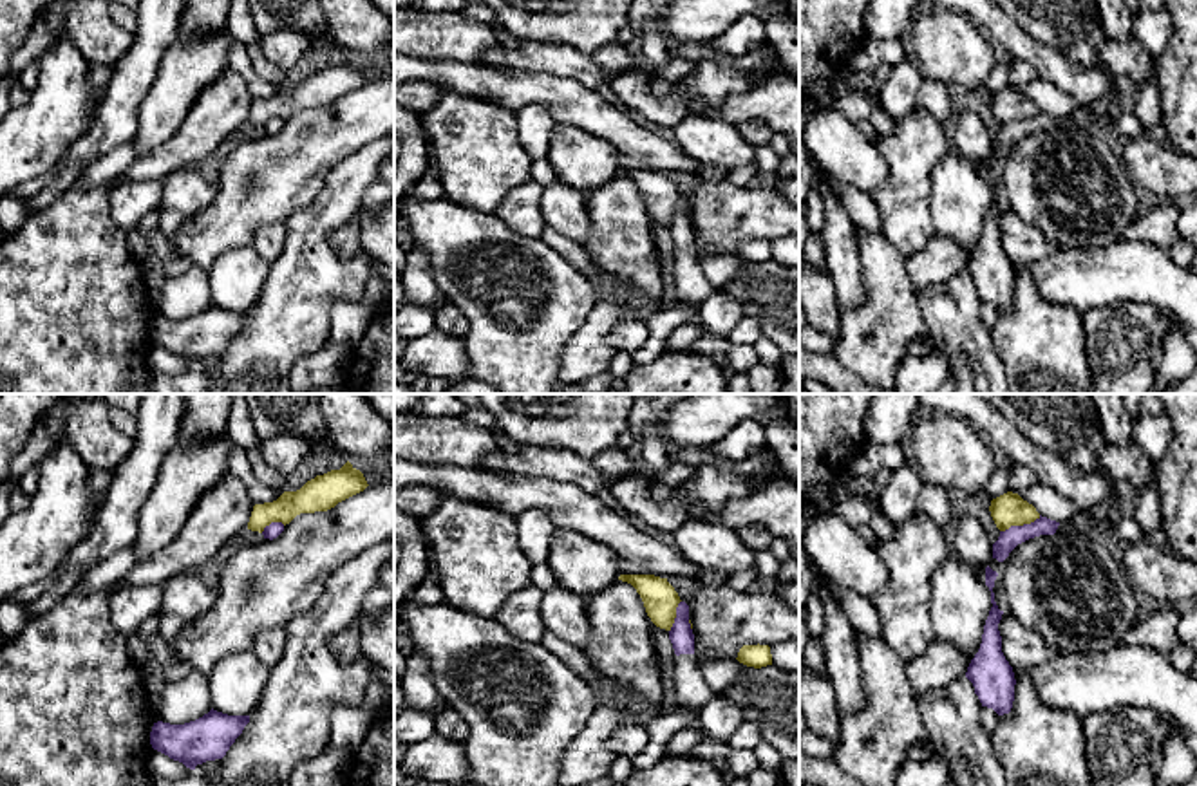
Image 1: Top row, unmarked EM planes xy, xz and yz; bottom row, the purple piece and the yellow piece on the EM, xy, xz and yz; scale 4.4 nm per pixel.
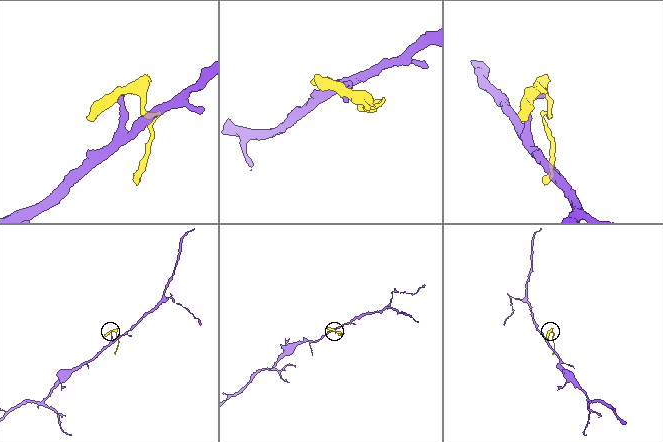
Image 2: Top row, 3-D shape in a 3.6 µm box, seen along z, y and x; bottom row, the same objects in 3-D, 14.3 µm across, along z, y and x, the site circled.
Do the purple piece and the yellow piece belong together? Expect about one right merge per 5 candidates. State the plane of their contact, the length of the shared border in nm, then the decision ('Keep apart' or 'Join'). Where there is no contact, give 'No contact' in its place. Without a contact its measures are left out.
Touches purple in yz. Shared border 200 nm. Keep apart

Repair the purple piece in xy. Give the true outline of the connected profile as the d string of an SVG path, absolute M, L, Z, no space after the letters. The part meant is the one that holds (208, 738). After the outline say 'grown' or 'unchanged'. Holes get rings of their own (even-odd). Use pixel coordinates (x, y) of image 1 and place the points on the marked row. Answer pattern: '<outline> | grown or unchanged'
M212 708L203 717L184 725L154 723L150 744L195 770L197 764L222 759L248 723L250 716L228 716Z | unchanged

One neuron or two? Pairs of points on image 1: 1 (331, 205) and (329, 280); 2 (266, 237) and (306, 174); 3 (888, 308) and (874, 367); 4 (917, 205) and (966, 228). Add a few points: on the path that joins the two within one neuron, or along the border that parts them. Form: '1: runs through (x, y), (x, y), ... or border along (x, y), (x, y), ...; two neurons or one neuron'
1: runs through (319, 223), (319, 262); one neuron
2: border along (282, 221), (261, 224), (250, 244); two neurons
3: runs through (886, 322), (874, 340), (874, 353); one neuron
4: border along (935, 168), (932, 177), (933, 233); two neurons

